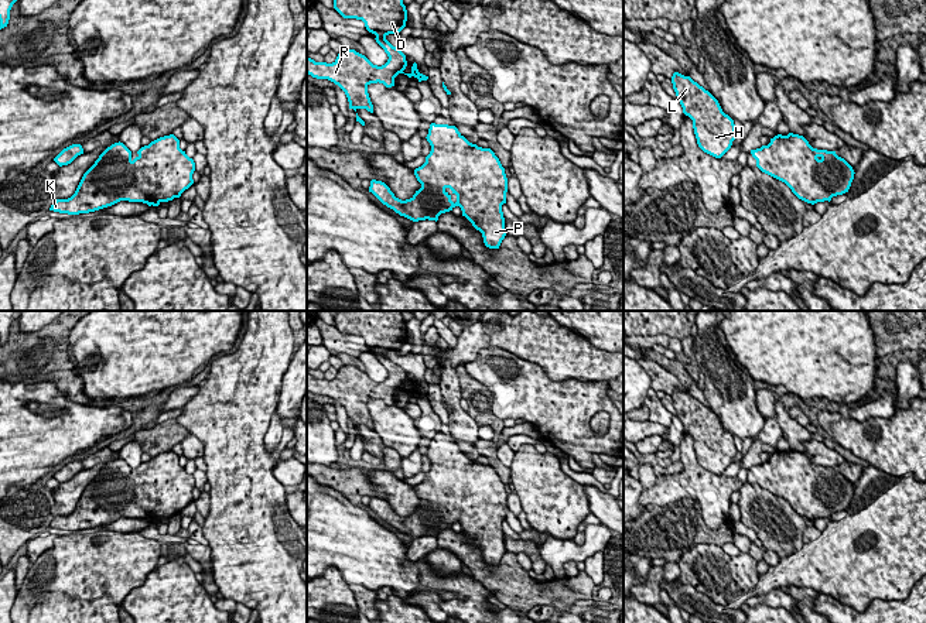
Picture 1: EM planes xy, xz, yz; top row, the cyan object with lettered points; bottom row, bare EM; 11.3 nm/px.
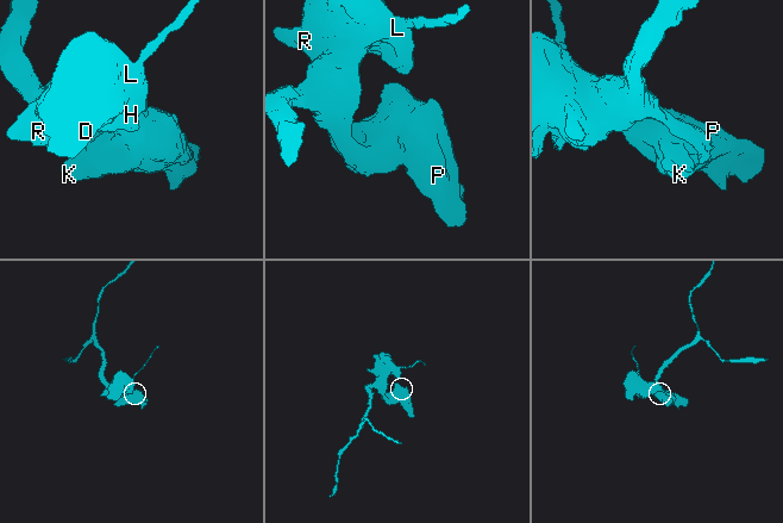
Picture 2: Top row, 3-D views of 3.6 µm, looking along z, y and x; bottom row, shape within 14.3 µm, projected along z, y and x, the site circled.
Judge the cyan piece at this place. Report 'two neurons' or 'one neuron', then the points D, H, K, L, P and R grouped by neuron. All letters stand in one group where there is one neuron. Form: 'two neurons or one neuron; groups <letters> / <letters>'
one neuron; groups D H K L P R

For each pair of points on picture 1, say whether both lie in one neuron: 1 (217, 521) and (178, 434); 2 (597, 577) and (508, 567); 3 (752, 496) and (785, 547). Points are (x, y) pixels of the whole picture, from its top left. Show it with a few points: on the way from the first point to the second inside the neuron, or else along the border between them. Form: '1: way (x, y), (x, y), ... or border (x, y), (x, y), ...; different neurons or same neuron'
1: border (174, 418), (190, 432); different neurons
2: border (584, 570), (595, 585); different neurons
3: way (761, 509), (783, 534); same neuron

